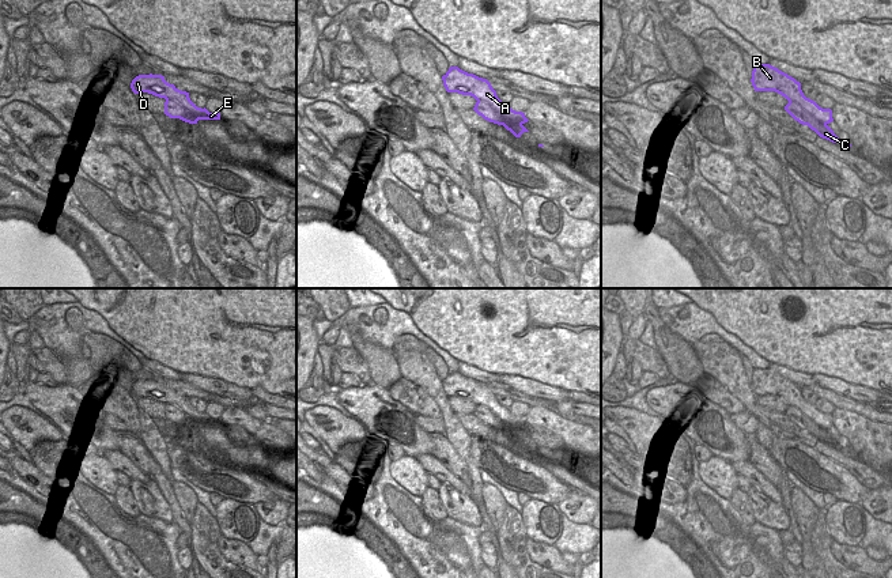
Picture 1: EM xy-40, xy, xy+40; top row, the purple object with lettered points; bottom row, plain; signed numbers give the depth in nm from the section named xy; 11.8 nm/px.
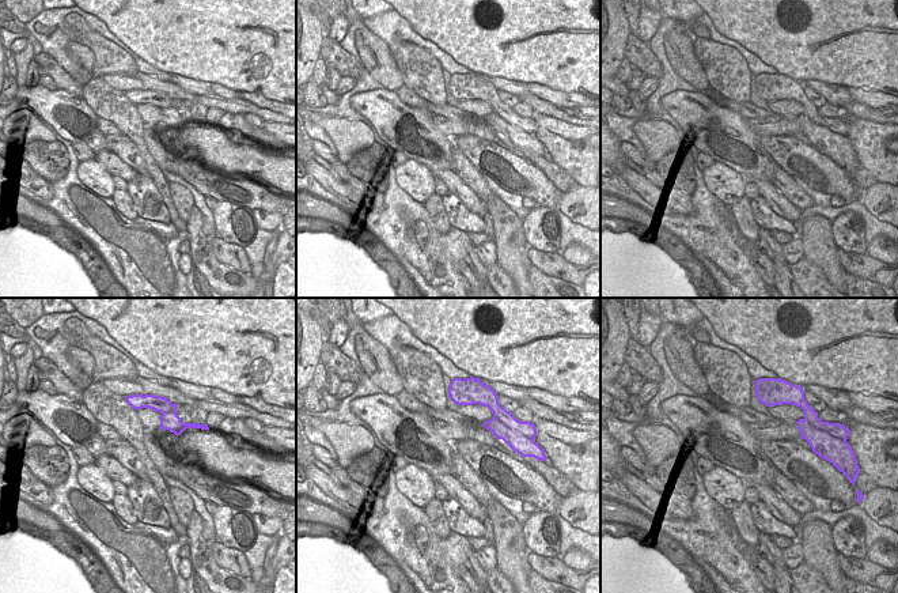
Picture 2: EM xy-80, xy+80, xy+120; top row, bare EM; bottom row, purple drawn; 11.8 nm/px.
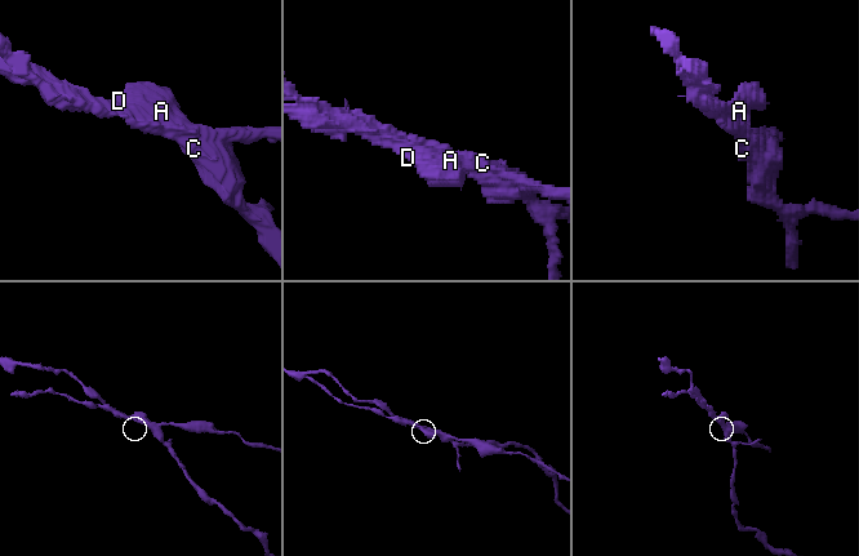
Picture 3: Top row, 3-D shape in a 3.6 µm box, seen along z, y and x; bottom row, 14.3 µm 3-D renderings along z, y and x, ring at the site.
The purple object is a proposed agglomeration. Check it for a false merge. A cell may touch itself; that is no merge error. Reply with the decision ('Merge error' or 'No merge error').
Merge error

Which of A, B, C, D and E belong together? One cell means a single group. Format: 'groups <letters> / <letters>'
groups A B D E / C

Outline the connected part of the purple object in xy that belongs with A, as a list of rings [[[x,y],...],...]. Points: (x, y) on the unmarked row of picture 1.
[[[450,371],[442,381],[442,385],[447,397],[458,397],[462,400],[470,400],[476,405],[484,405],[502,422],[511,423],[521,430],[529,426],[525,422],[525,418],[515,416],[509,408],[502,407],[487,384],[468,378],[458,371]]]

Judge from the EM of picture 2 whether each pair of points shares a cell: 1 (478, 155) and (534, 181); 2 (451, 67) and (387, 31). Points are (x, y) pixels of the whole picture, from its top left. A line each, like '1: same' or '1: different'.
1: same
2: same

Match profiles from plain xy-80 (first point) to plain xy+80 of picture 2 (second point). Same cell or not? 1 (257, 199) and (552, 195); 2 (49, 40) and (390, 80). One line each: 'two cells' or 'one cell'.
1: one cell
2: two cells

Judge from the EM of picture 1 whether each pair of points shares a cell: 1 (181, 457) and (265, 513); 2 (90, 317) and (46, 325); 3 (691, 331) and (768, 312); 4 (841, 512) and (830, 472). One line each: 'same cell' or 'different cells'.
1: different cells
2: same cell
3: different cells
4: different cells

